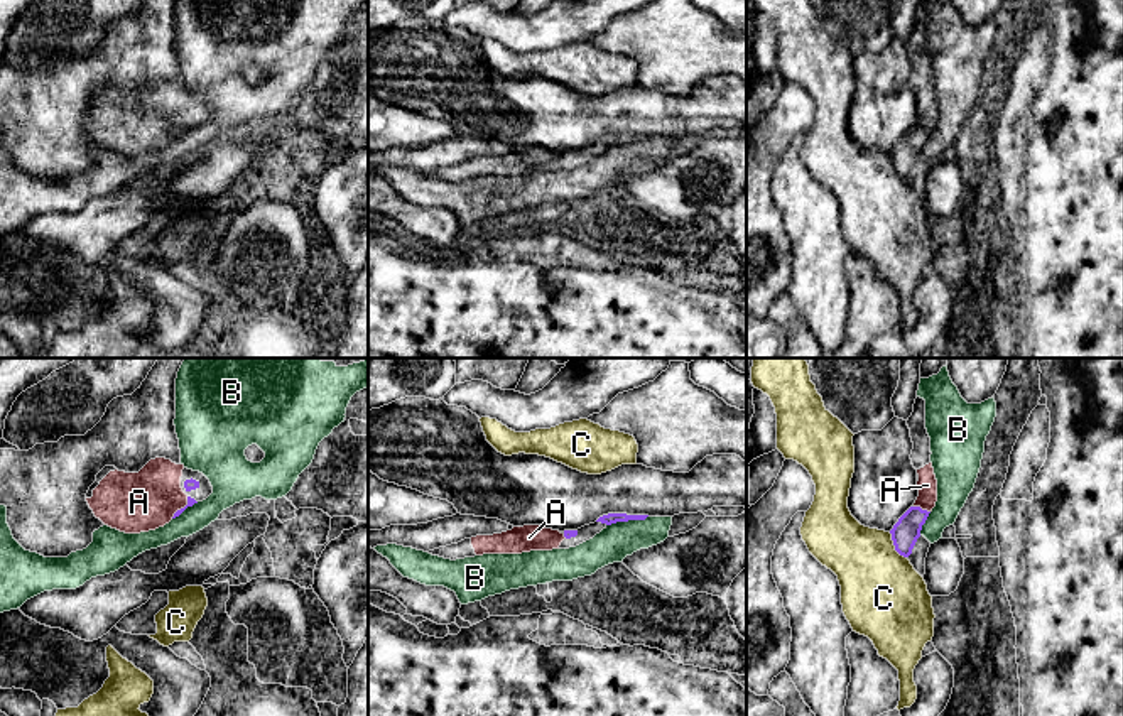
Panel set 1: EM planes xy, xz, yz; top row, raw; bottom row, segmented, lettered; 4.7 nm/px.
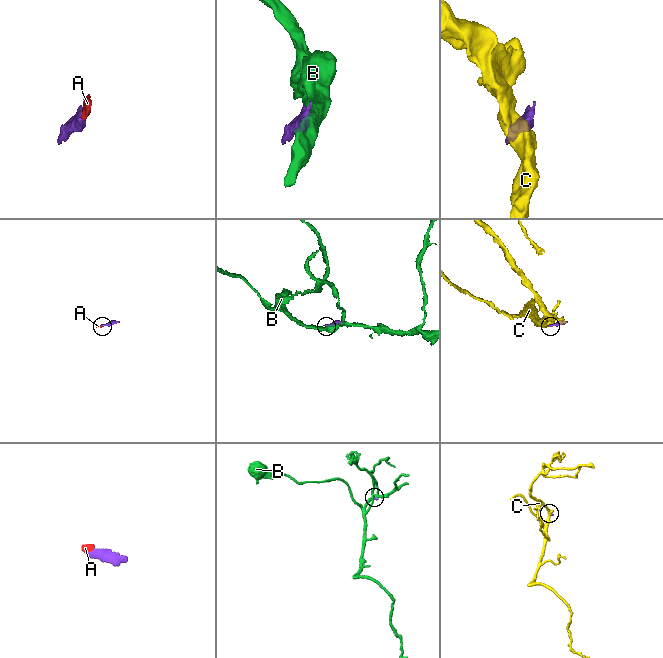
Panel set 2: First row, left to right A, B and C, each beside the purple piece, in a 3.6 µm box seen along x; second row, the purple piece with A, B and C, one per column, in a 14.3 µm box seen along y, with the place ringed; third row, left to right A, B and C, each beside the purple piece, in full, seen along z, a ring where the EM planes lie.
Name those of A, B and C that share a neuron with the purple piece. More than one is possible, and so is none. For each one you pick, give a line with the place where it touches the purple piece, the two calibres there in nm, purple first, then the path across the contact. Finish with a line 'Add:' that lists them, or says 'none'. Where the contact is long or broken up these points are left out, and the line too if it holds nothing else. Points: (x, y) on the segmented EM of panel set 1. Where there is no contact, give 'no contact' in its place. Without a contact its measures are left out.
A: contact yz (921, 509); calibres 130 and 100 nm; way yz (905, 532), (921, 509), (927, 497), (927, 485)
Add: A

